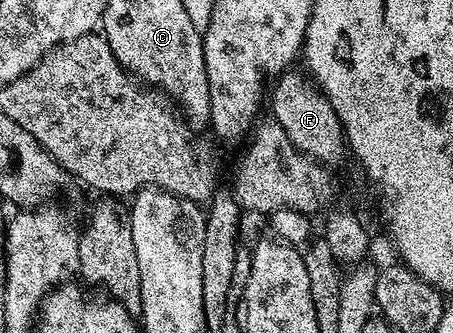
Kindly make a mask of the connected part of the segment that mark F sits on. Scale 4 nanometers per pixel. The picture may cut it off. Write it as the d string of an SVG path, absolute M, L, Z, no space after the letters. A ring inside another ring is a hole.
M285 71L275 78L276 86L270 89L271 116L285 128L286 135L293 141L299 152L323 166L334 167L346 157L346 138L338 115L323 93L303 72Z

